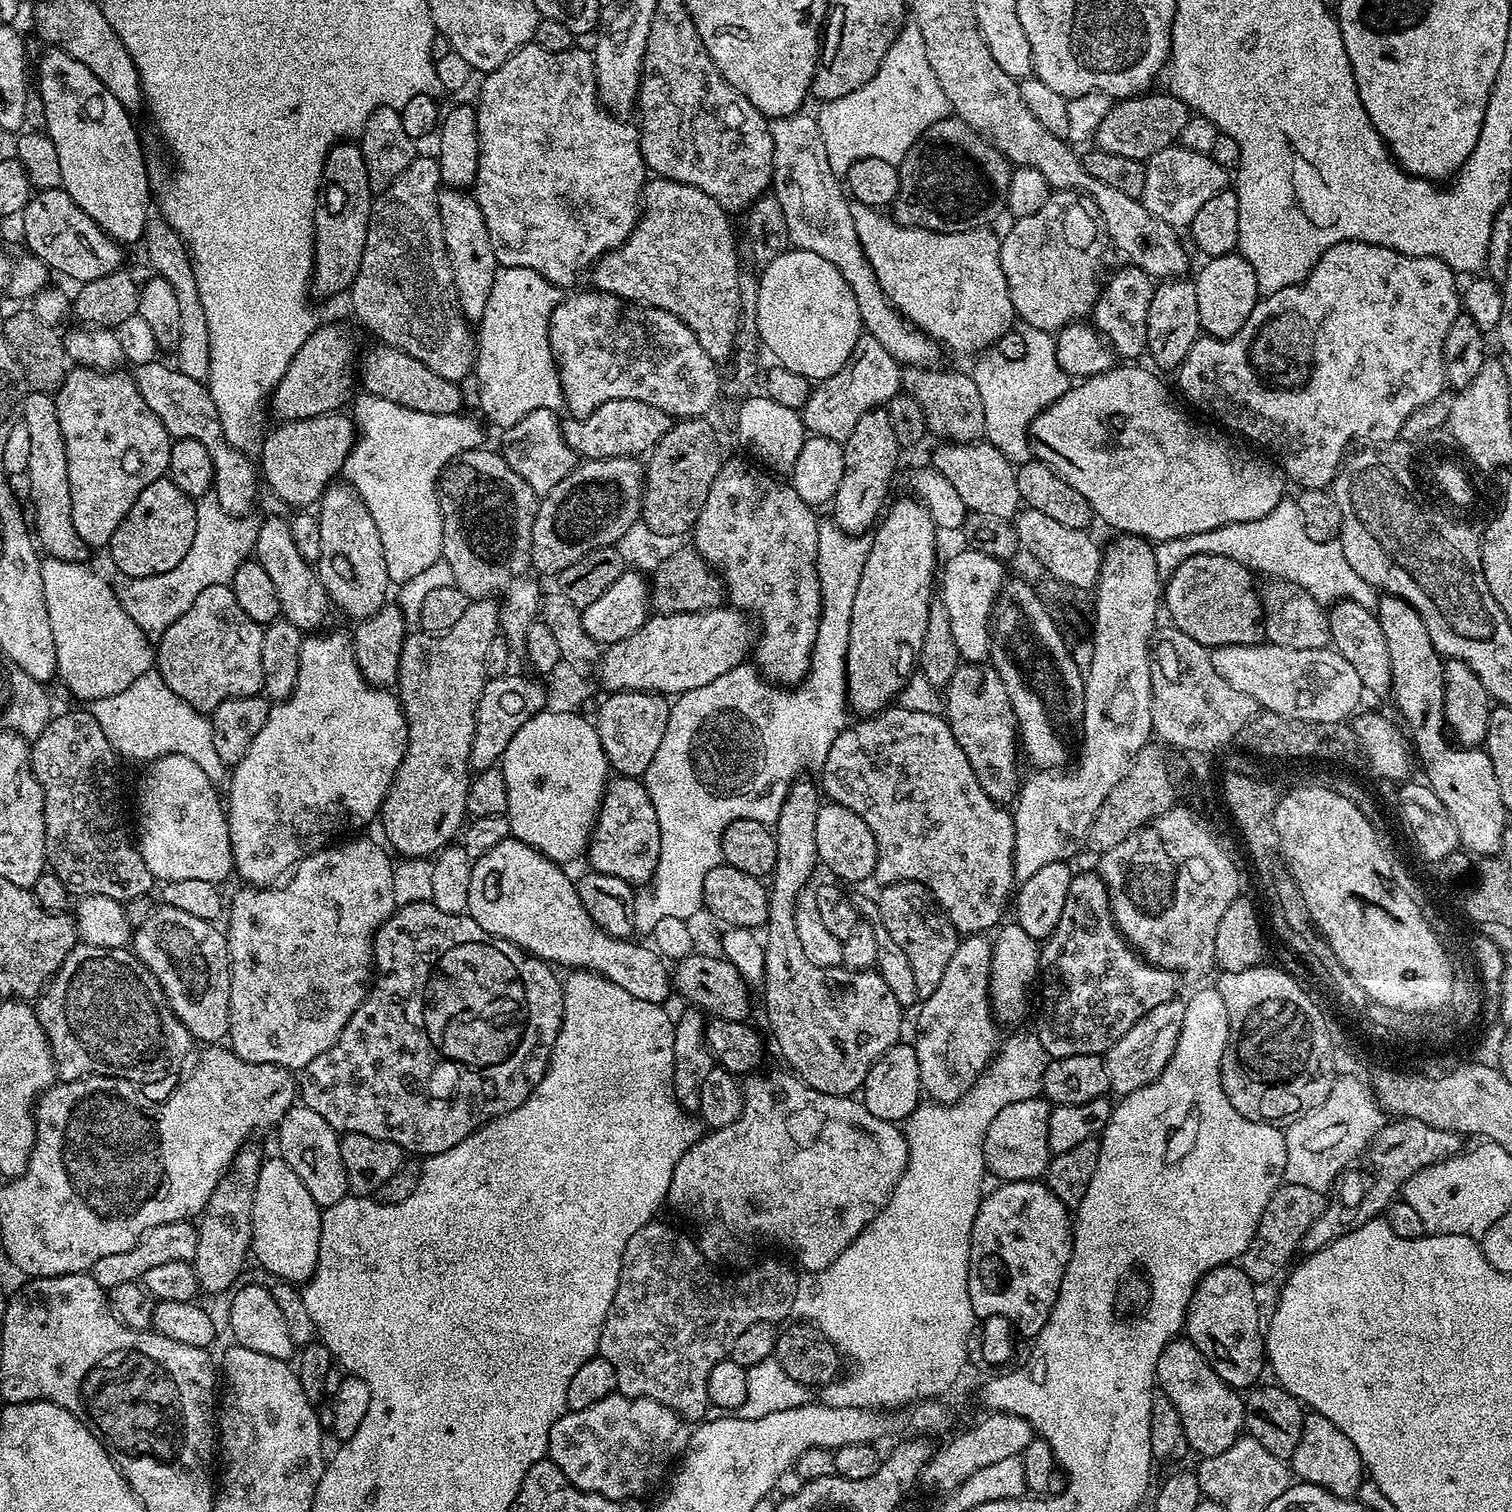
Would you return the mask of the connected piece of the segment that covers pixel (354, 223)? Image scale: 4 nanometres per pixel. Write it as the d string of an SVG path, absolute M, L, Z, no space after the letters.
M352 142L337 143L324 163L324 177L320 179L320 195L312 216L312 279L311 291L320 296L347 293L362 262L366 246L366 230L372 213L374 193L366 178L366 162L359 147Z

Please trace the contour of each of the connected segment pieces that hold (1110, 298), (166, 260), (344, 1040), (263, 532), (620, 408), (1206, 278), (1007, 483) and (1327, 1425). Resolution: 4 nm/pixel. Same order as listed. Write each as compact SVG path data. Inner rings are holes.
M1124 266L1124 269L1103 285L1102 291L1092 305L1091 323L1101 337L1114 349L1117 357L1125 356L1132 362L1135 356L1144 356L1148 347L1146 338L1146 314L1150 314L1150 298L1154 287L1153 277L1145 274L1141 268Z
M159 214L149 215L148 225L144 228L142 248L148 251L148 260L153 264L155 275L164 276L173 293L177 295L181 311L181 334L174 351L175 363L182 374L201 382L208 379L208 331L204 325L202 302L196 293L196 280L192 277L192 265L188 258L188 251L176 231L164 221Z
M423 900L399 905L389 920L376 931L374 968L379 975L371 981L367 997L360 1003L358 1010L354 1010L350 1022L346 1022L342 1034L338 1034L334 1046L318 1054L318 1058L314 1058L314 1062L310 1062L299 1073L299 1099L310 1110L314 1110L314 1114L326 1118L326 1122L330 1122L334 1131L338 1134L346 1132L370 1134L370 1138L394 1142L403 1148L405 1153L421 1152L421 1157L427 1158L458 1146L458 1142L462 1142L485 1122L515 1110L532 1093L532 1089L548 1069L548 1057L552 1054L552 1047L558 1038L564 1017L562 980L559 975L556 977L552 973L555 971L548 961L539 960L537 956L525 952L517 944L492 936L486 930L482 930L482 926L478 926L478 922L474 922L472 916L446 914L446 910L440 910L431 900Z
M270 518L257 527L254 558L269 575L270 582L277 591L281 617L298 626L302 632L321 629L318 627L326 616L327 608L330 608L330 601L316 570L298 553L287 519Z
M637 400L602 402L602 406L590 414L563 421L566 442L576 451L577 457L584 460L609 460L619 456L636 458L647 454L670 431L673 423L673 417L658 410L656 406Z
M1229 254L1213 256L1207 261L1208 265L1194 276L1198 290L1198 318L1201 329L1217 340L1229 340L1242 326L1246 326L1246 318L1250 318L1250 310L1254 310L1257 300L1262 293L1254 278L1254 270L1243 256Z
M944 442L930 460L936 468L958 490L965 509L976 516L993 516L1003 520L1012 520L1021 511L1022 501L1018 494L1016 468L1013 461L1002 455L995 446L987 442L953 444Z
M1309 1411L1304 1417L1302 1438L1298 1438L1298 1446L1292 1455L1290 1468L1295 1475L1296 1472L1300 1475L1297 1477L1303 1483L1316 1484L1320 1488L1325 1488L1330 1494L1349 1498L1359 1493L1362 1473L1365 1471L1354 1442L1338 1426L1334 1426L1330 1418L1314 1411Z

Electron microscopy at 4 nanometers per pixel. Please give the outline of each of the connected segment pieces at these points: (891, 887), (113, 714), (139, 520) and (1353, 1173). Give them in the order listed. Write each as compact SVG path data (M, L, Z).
M917 880L886 884L879 891L880 897L876 900L879 927L888 931L885 932L887 939L902 946L902 954L906 954L909 960L910 970L914 970L914 982L918 982L920 997L934 994L934 990L938 990L938 982L942 982L942 974L946 974L946 966L950 966L950 958L954 958L954 950L958 950L961 933L949 920L948 913L933 900L928 887Z
M153 670L142 674L142 678L130 682L130 686L126 686L126 690L117 696L91 701L90 711L98 726L102 726L102 734L106 734L112 749L121 757L151 762L170 752L177 752L198 762L198 766L202 766L213 782L225 779L226 766L214 750L209 717L182 702L182 698L178 698L178 694L166 686L159 672Z
M170 478L155 480L138 494L134 506L130 506L130 514L122 518L106 548L112 551L112 560L121 577L137 580L161 576L174 570L174 566L186 558L186 550L190 550L190 542L194 542L195 529L196 504L193 497L182 494Z
M1396 1118L1391 1121L1372 1140L1372 1145L1364 1152L1357 1168L1345 1167L1336 1177L1334 1187L1327 1197L1320 1216L1308 1227L1302 1248L1305 1253L1311 1254L1324 1245L1342 1238L1350 1230L1362 1226L1366 1222L1377 1219L1387 1209L1404 1183L1415 1172L1420 1172L1431 1164L1440 1164L1461 1151L1461 1133L1452 1132L1449 1128L1435 1128L1426 1126L1426 1122Z

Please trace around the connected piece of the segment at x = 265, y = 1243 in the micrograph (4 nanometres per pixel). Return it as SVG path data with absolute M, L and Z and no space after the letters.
M279 1158L265 1159L260 1165L258 1186L254 1190L254 1206L252 1207L252 1246L250 1252L254 1260L256 1256L257 1262L270 1275L276 1276L272 1278L277 1281L284 1282L291 1279L292 1228L301 1228L304 1232L312 1231L312 1234L319 1233L321 1211L320 1205L314 1202L310 1190L306 1190L306 1186L302 1186L302 1178L298 1178L298 1174L294 1174L294 1170L290 1170L286 1161Z

